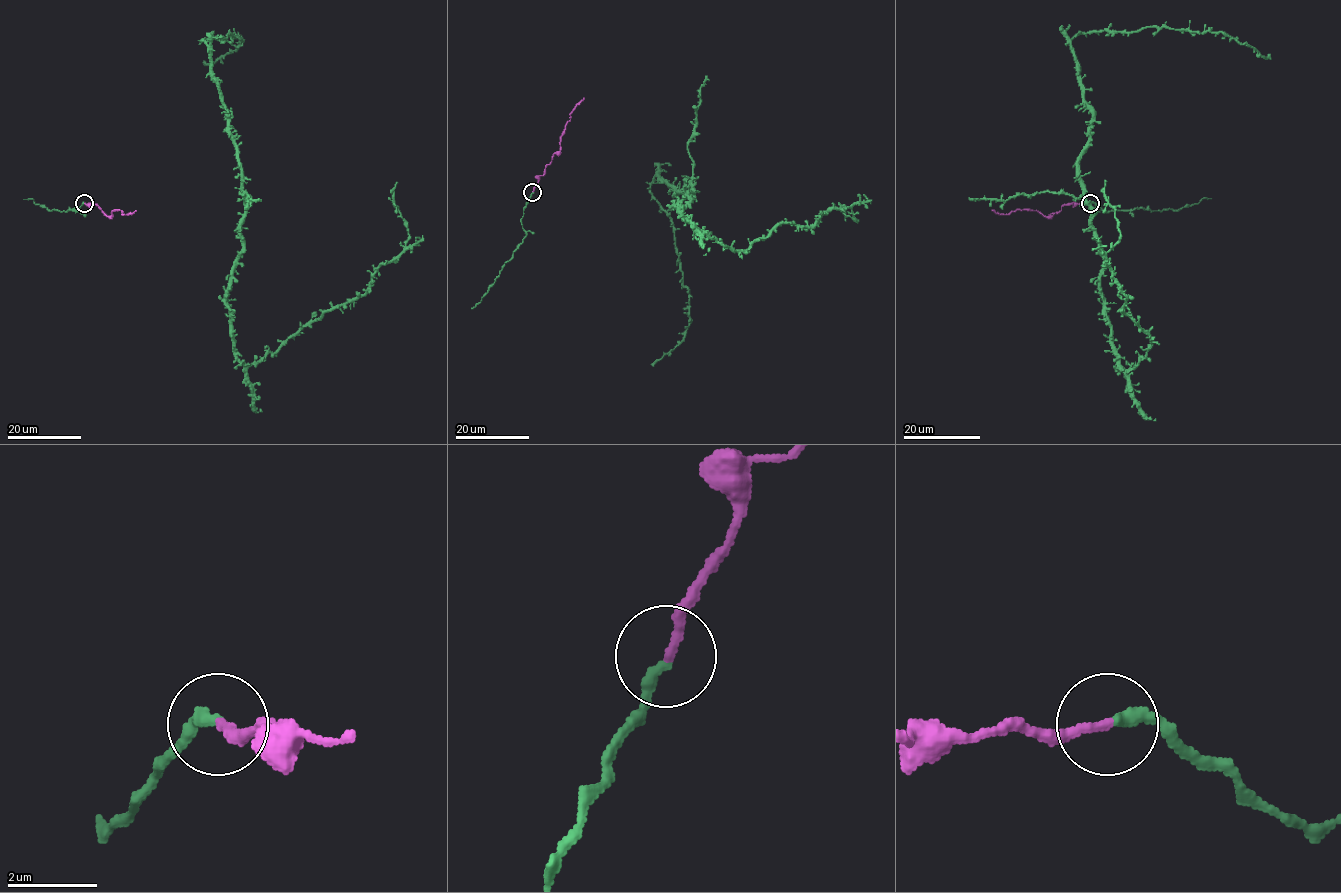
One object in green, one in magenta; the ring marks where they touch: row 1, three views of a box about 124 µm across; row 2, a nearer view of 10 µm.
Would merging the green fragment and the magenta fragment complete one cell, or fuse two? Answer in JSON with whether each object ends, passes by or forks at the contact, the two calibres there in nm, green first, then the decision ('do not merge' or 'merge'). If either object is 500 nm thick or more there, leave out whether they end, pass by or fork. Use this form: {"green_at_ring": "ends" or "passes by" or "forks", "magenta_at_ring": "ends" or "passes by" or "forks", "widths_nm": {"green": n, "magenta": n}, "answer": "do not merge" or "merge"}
{"green_at_ring": "ends", "magenta_at_ring": "ends", "widths_nm": {"green": 280, "magenta": 200}, "answer": "merge"}

